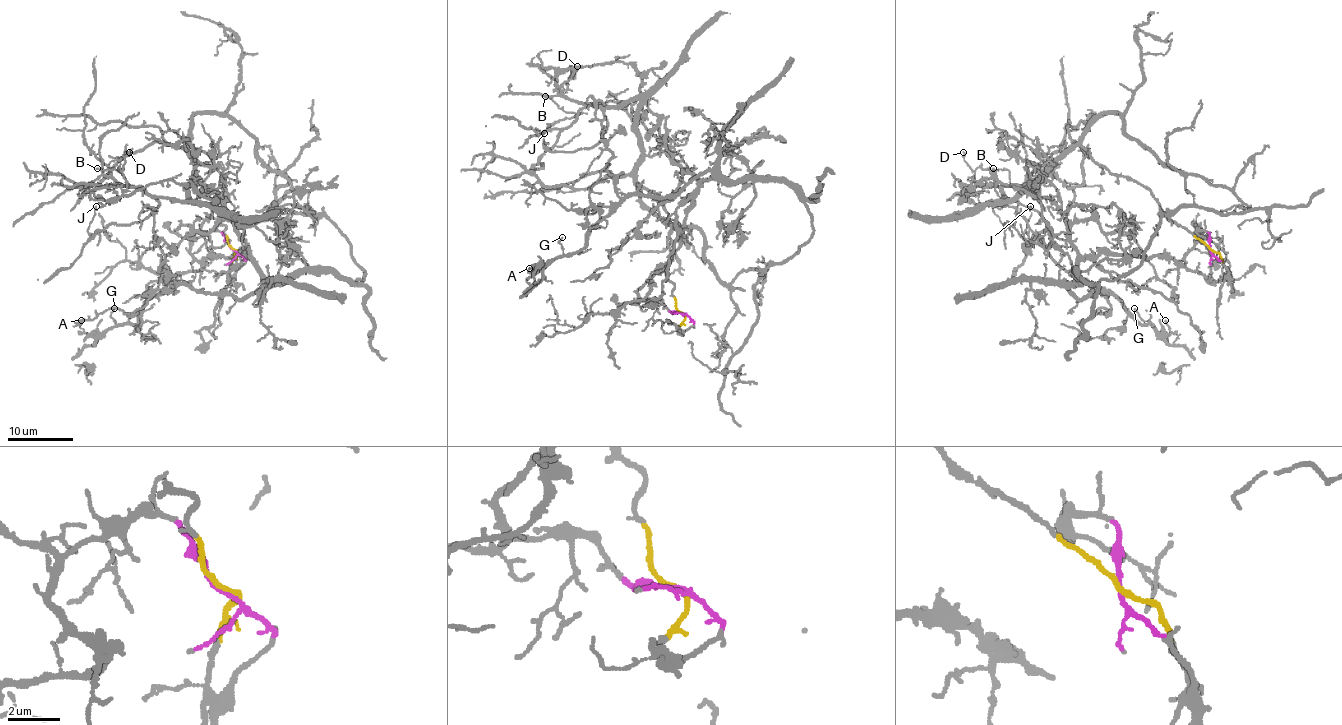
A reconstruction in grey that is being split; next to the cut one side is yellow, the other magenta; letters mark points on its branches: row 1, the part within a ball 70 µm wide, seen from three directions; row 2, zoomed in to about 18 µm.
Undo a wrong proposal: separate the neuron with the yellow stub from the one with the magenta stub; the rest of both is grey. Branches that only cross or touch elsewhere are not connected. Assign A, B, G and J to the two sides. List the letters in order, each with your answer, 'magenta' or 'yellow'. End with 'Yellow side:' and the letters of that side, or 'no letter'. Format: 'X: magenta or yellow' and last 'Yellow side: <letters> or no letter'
A: magenta
B: yellow
G: magenta
J: yellow
Yellow side: B, J

